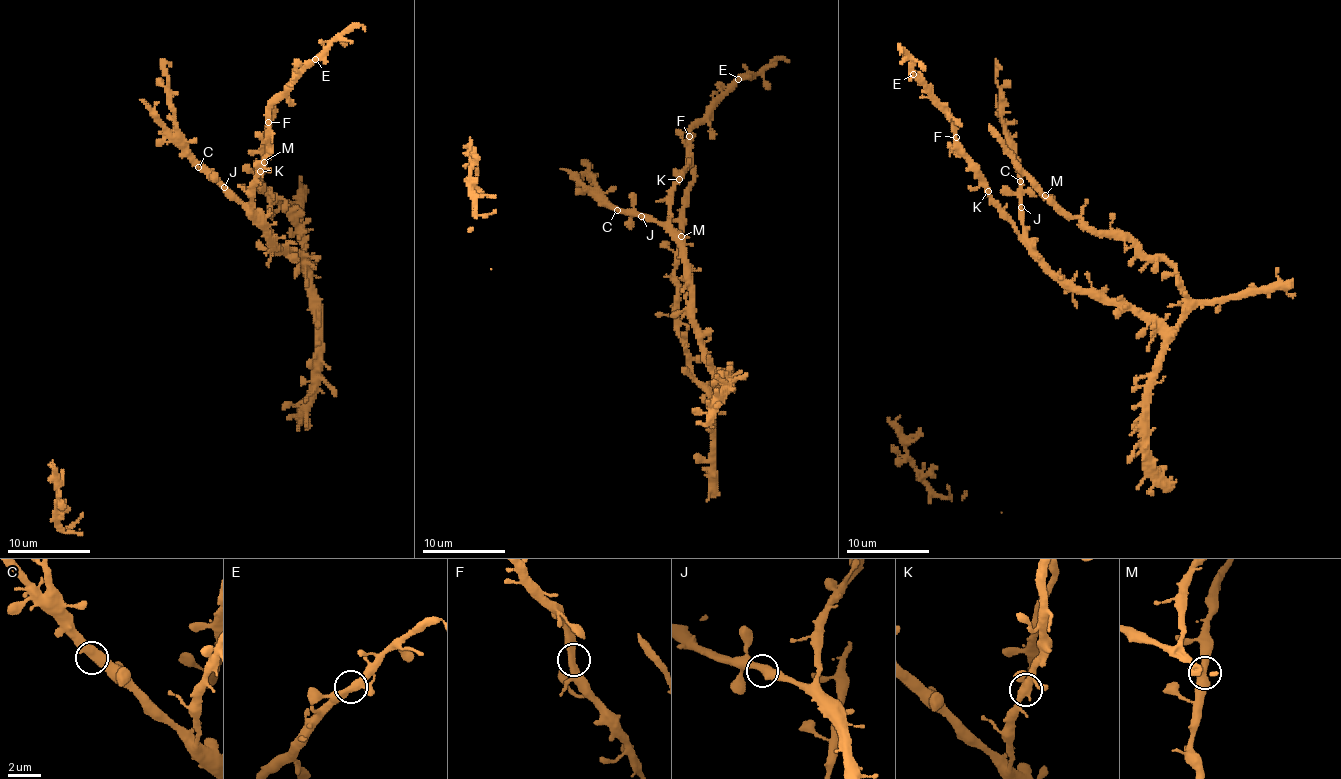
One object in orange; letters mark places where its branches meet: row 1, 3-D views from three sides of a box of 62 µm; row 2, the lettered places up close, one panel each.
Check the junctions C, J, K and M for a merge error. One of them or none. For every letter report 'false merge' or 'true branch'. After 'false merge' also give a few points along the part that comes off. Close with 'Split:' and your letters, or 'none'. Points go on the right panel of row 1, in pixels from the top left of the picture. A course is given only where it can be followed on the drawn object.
C: true branch
J: true branch
K: true branch
M: true branch
Split: none

